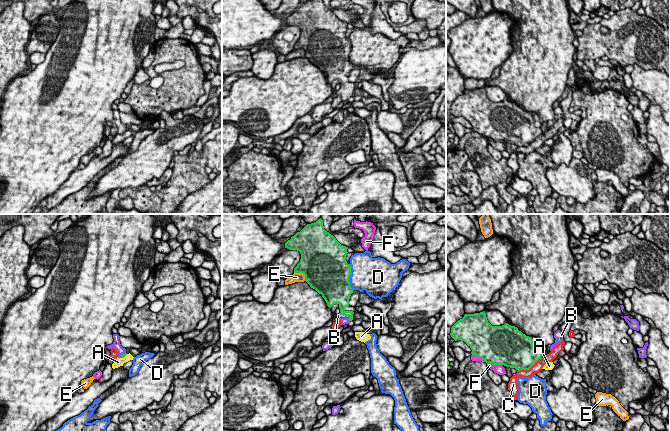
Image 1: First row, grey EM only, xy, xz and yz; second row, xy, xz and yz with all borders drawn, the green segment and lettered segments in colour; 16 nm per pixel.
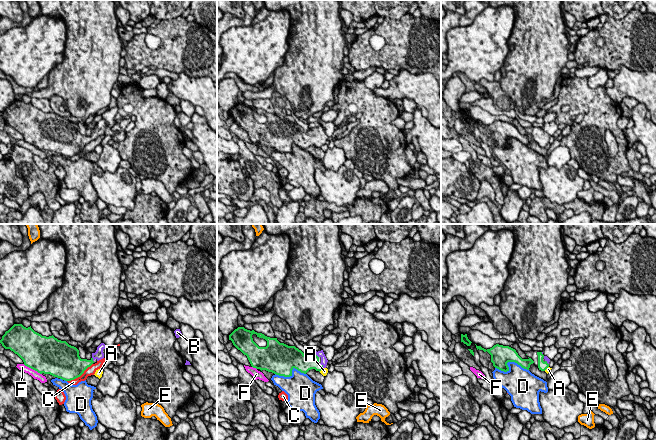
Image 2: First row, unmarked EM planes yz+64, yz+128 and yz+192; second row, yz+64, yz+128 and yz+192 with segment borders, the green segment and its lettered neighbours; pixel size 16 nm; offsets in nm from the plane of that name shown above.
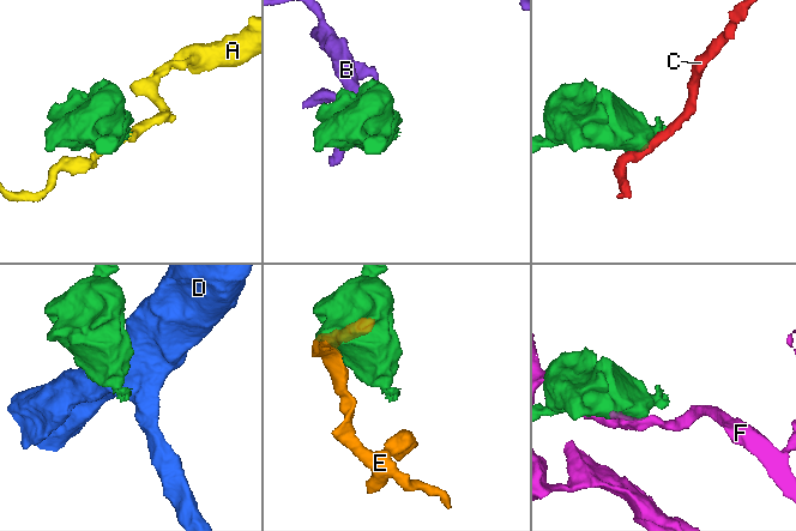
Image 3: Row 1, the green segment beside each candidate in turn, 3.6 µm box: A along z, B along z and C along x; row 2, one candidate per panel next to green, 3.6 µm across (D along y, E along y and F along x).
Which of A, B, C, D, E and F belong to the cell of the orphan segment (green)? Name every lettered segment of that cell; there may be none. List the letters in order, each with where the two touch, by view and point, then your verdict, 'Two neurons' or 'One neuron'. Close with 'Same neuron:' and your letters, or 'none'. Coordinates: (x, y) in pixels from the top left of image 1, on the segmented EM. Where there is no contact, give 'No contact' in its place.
A: Touches green at xy (124, 356). Two neurons
B: Touches green at xz (349, 320). One neuron
C: Touches green at yz (529, 368). Two neurons
D: Touches green at xz (349, 277). Two neurons
E: Touches green at xz (302, 272). Two neurons
F: Touches green at yz (494, 364). Two neurons
Same neuron: B

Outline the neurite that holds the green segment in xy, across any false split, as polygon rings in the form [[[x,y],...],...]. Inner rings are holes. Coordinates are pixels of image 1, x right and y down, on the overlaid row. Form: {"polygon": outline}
{"polygon": [[[113,334],[114,342],[111,345],[108,345],[106,348],[115,348],[118,352],[118,358],[124,358],[127,355],[127,353],[126,349],[121,346],[119,337],[120,336],[118,334]]]}

